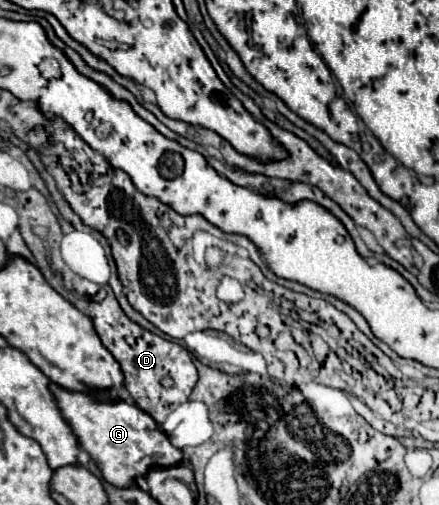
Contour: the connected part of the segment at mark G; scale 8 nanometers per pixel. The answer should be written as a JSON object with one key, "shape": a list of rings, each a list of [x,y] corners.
{"shape":[[[49,384],[57,406],[71,426],[79,448],[85,450],[99,466],[103,478],[119,488],[127,488],[135,482],[137,476],[147,474],[151,466],[173,466],[183,460],[183,454],[167,442],[167,436],[159,430],[157,422],[139,410],[135,404],[125,400],[119,402],[101,402],[85,392],[71,392],[57,384]]]}

